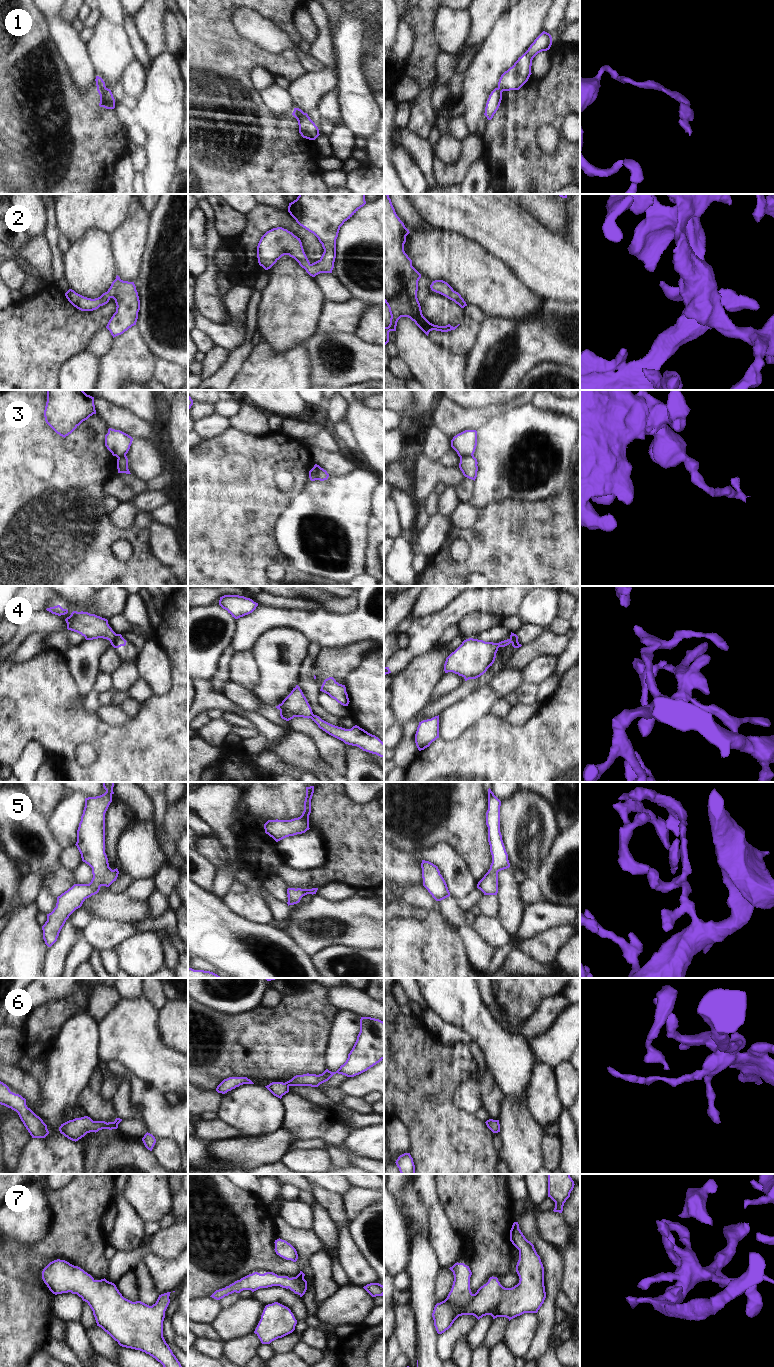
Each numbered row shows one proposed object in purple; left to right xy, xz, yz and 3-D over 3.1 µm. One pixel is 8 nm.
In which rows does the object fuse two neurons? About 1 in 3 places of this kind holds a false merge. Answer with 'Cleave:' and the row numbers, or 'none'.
Cleave: 1, 3, 4

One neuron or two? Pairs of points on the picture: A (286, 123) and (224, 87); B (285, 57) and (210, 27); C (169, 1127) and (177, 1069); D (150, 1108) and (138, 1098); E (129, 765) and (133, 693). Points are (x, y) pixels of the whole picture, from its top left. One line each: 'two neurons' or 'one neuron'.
A: one neuron
B: one neuron
C: two neurons
D: one neuron
E: two neurons

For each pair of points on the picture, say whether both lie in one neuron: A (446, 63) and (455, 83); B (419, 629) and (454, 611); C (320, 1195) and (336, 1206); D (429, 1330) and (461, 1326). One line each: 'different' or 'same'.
A: different
B: same
C: same
D: different

